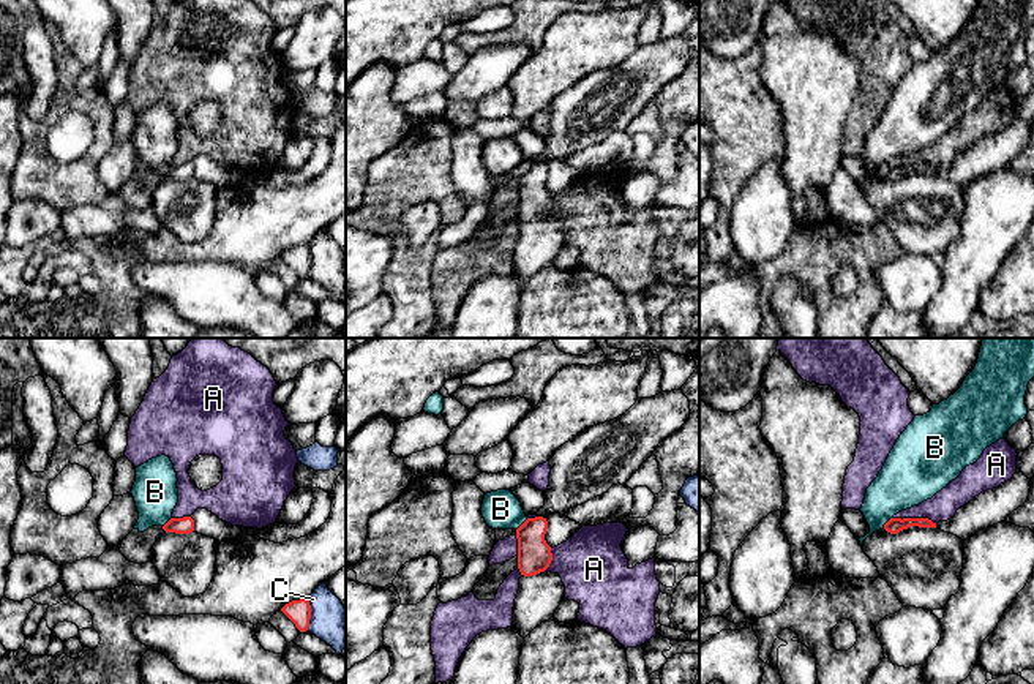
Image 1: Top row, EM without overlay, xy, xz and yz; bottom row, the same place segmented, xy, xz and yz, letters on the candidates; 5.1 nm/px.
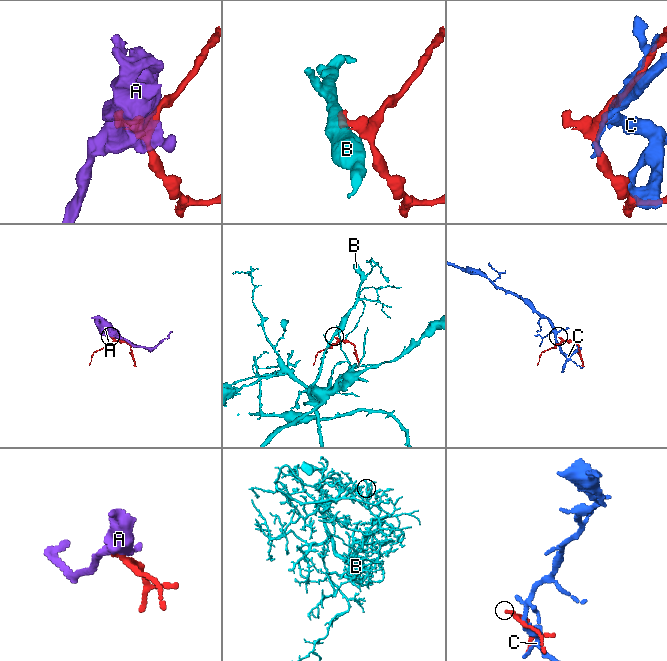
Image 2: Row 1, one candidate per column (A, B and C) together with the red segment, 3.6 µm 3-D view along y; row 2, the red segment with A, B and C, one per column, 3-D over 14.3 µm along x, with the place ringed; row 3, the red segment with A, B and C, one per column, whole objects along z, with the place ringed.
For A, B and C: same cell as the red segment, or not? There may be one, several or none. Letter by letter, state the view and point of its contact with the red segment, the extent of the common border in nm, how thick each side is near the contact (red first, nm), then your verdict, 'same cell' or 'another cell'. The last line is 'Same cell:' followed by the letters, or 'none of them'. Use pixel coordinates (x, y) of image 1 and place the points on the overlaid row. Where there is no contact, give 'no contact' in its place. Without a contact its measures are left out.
A: contact yz (916, 518); length 220 nm; calibres 80 and 150 nm; another cell
B: contact xz (521, 525); length 90 nm; calibres 180 and 200 nm; another cell
C: contact xy (310, 615); length 160 nm; calibres 120 and 220 nm; another cell
Same cell: none of them

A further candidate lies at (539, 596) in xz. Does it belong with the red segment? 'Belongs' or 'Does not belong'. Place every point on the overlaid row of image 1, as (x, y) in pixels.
Belongs

